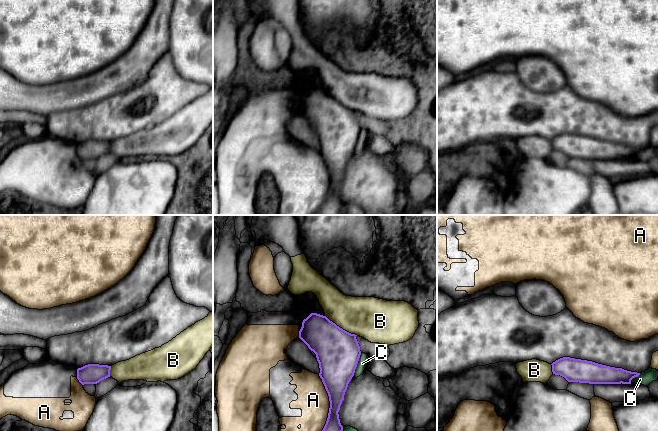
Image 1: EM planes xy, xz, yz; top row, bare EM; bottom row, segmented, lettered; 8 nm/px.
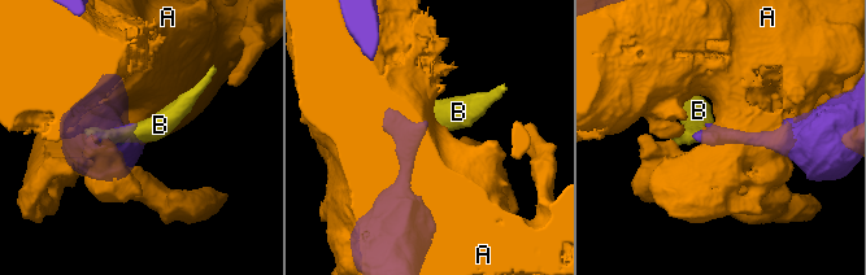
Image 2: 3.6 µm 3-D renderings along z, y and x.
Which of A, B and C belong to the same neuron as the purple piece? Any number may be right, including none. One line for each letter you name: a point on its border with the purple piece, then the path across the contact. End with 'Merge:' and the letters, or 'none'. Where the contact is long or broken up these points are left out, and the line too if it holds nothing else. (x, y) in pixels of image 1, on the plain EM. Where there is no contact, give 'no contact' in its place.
Merge: none

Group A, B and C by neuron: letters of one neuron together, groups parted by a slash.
A / B C

